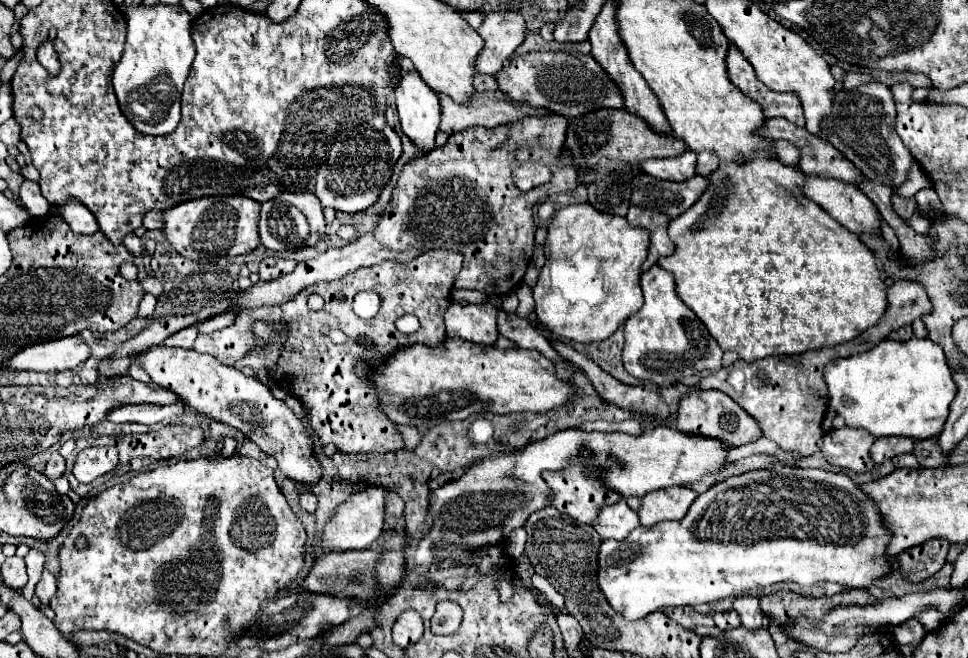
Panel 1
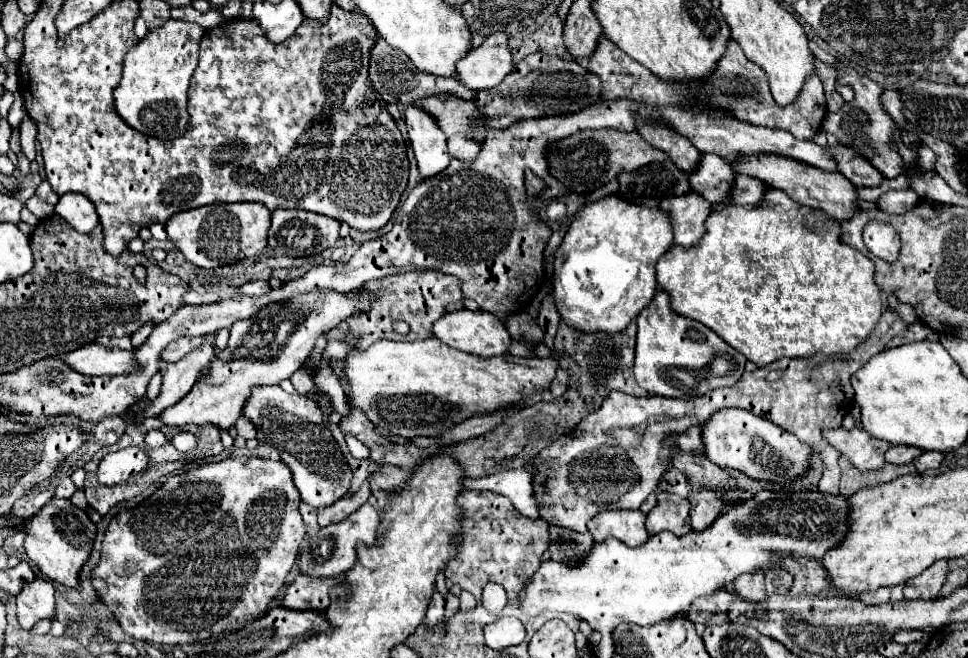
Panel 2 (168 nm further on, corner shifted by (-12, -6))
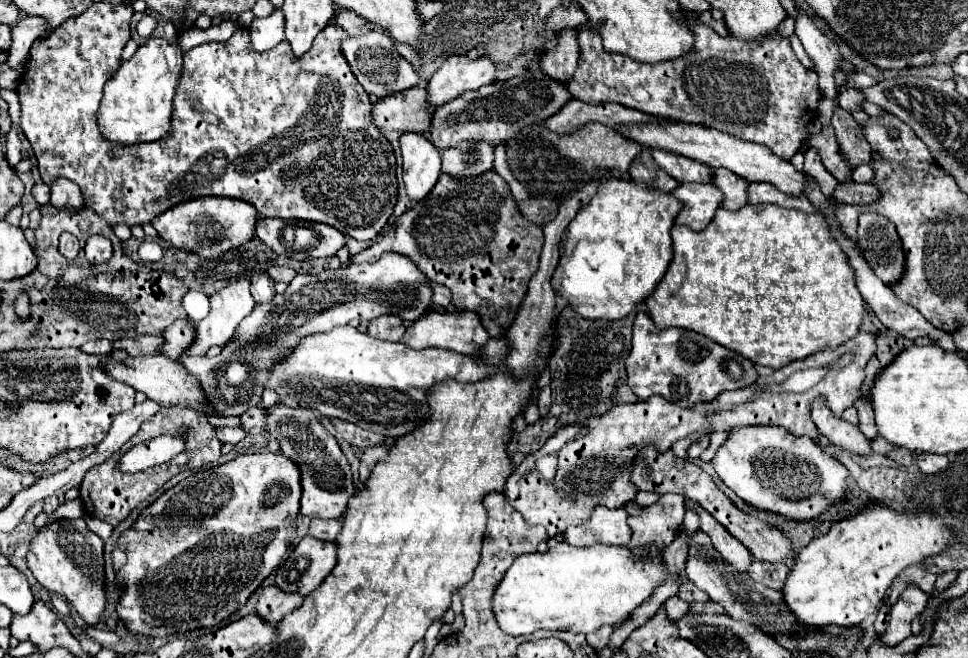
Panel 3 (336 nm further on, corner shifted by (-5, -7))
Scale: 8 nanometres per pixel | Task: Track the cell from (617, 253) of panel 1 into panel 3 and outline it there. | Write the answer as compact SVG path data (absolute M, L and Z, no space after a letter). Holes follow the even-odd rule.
M608 177L594 199L578 211L578 215L568 225L562 239L560 265L554 273L552 287L556 293L564 295L570 301L570 307L586 319L622 319L636 309L664 277L670 259L672 259L672 239L670 229L674 225L674 215L682 209L678 199L672 199L672 193L654 191L644 183L634 183L626 179Z

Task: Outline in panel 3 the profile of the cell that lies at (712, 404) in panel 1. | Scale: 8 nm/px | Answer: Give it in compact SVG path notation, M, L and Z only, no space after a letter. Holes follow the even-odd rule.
M734 427L730 431L730 439L718 449L716 457L712 459L712 467L716 469L718 477L754 509L770 511L782 515L784 519L792 521L812 521L824 515L834 503L840 503L850 493L850 473L848 469L822 451L810 437L806 435L786 435L782 427Z

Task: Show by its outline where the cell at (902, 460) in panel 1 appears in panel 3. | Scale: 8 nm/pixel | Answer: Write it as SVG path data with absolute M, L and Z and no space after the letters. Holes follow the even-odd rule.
M920 453L916 457L916 465L920 467L922 473L938 473L944 471L948 467L950 459L948 457L940 457L940 455L932 455L932 453Z

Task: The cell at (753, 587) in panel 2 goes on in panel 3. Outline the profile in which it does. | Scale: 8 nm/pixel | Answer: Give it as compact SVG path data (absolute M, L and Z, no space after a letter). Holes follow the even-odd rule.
M686 499L686 509L694 511L700 517L700 529L712 539L712 543L720 551L722 559L728 565L732 565L734 571L748 571L748 567L752 563L750 551L738 539L734 539L706 509L698 507L698 503L694 503L694 499Z

